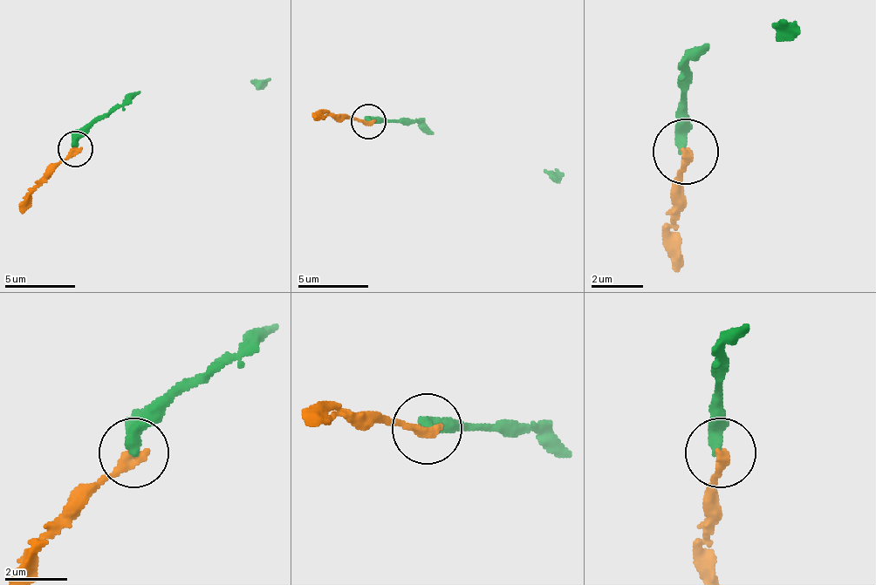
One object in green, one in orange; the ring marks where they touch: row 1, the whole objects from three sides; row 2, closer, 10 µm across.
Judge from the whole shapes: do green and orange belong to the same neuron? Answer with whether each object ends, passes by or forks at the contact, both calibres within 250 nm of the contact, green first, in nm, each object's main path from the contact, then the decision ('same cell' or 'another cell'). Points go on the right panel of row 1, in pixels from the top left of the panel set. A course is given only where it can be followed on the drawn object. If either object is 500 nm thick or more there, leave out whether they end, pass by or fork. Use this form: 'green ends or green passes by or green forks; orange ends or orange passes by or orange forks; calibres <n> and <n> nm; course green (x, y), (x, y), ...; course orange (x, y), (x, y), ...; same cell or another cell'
green ends; orange ends; calibres 400 and 340 nm; course green (683, 153), (683, 68), (709, 42), (794, 22); course orange (683, 153), (677, 270); another cell

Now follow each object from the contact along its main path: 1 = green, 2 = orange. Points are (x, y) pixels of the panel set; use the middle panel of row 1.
1: (369, 120), (418, 120), (432, 134), (551, 170), (562, 180)
2: (369, 120), (313, 117)

